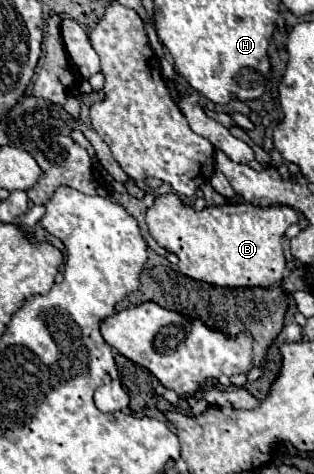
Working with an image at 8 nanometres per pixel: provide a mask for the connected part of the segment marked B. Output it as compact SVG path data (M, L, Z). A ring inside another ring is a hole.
M176 193L156 197L146 213L148 233L170 253L180 257L178 269L218 287L270 287L284 277L282 237L298 221L298 213L286 205L256 207L252 203L226 203L194 211Z

